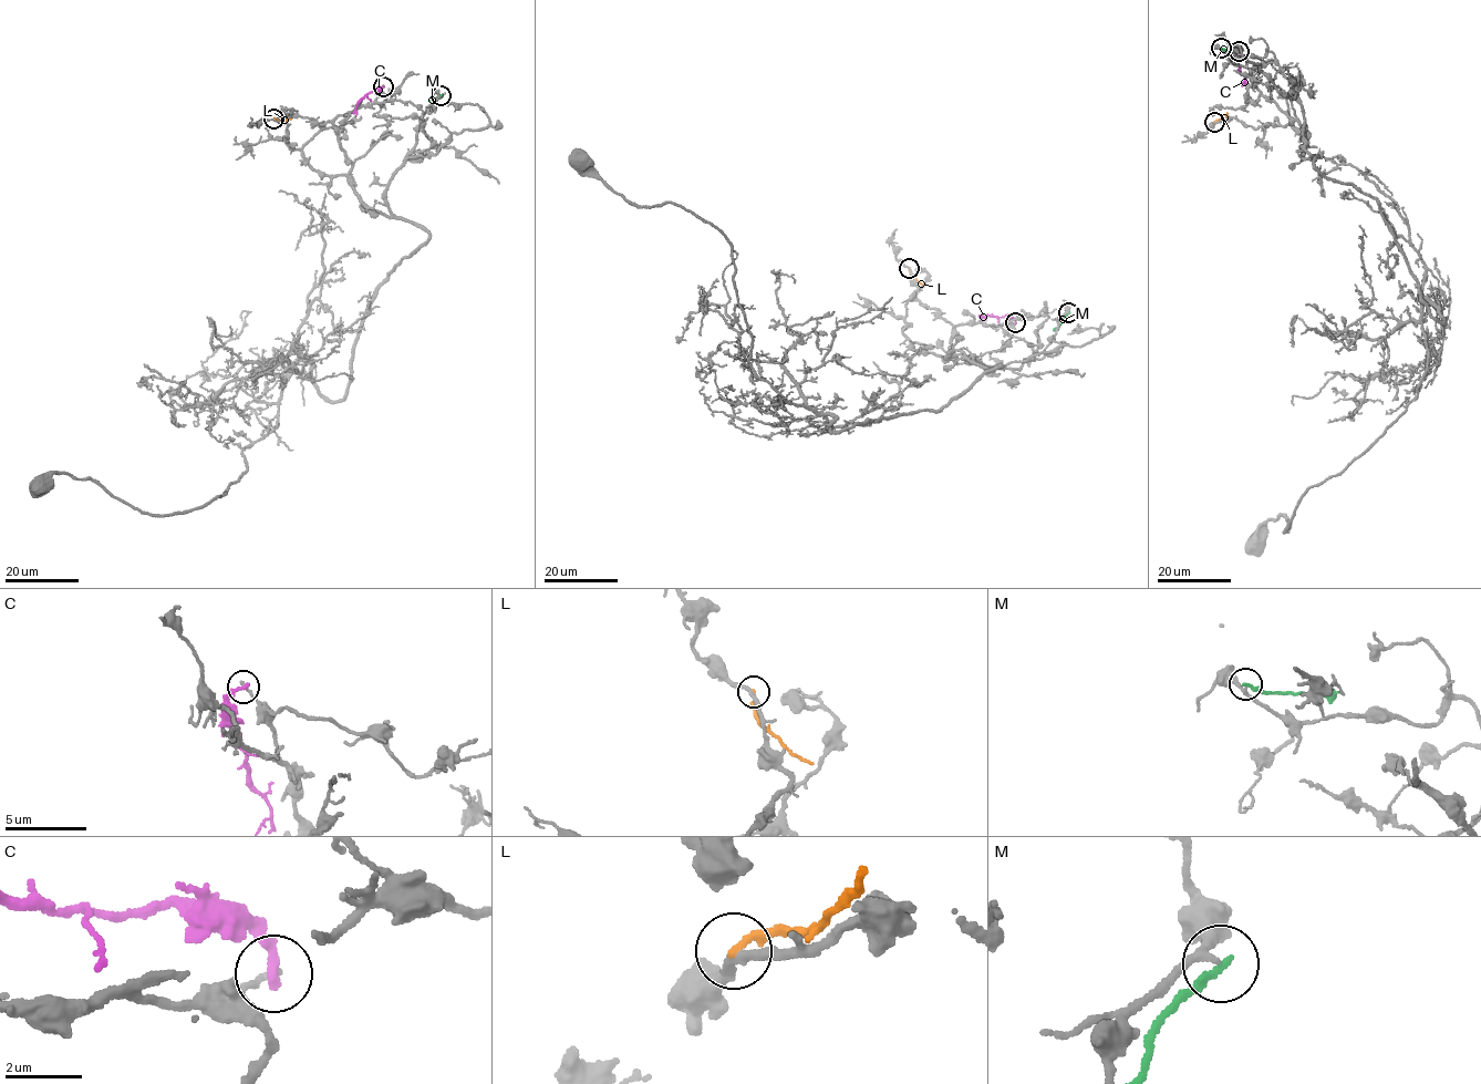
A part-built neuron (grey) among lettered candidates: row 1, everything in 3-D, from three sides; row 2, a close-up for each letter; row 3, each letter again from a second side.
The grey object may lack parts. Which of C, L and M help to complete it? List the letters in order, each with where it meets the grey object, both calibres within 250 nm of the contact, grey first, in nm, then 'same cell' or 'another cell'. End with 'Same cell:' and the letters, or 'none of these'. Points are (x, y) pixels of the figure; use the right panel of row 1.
C: meets grey at (1239, 51); 180 nm thick on the grey side, 280 nm on the other; another cell
L: meets grey at (1214, 122); 240 nm thick on the grey side, 240 nm on the other; another cell
M: meets grey at (1221, 48); 180 nm thick on the grey side, 200 nm on the other; another cell
Same cell: none of these

